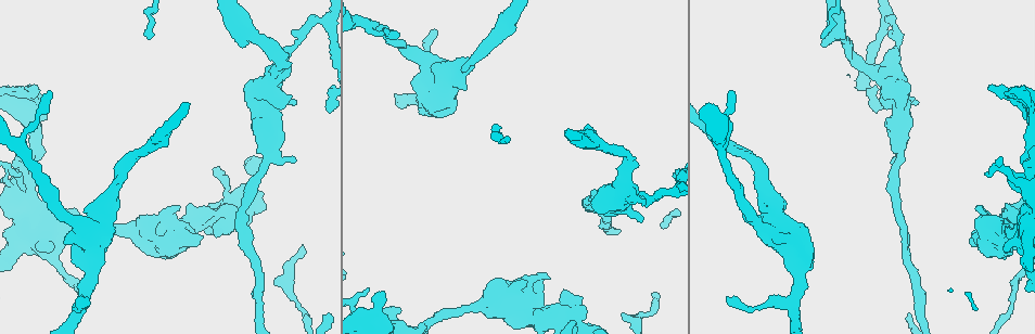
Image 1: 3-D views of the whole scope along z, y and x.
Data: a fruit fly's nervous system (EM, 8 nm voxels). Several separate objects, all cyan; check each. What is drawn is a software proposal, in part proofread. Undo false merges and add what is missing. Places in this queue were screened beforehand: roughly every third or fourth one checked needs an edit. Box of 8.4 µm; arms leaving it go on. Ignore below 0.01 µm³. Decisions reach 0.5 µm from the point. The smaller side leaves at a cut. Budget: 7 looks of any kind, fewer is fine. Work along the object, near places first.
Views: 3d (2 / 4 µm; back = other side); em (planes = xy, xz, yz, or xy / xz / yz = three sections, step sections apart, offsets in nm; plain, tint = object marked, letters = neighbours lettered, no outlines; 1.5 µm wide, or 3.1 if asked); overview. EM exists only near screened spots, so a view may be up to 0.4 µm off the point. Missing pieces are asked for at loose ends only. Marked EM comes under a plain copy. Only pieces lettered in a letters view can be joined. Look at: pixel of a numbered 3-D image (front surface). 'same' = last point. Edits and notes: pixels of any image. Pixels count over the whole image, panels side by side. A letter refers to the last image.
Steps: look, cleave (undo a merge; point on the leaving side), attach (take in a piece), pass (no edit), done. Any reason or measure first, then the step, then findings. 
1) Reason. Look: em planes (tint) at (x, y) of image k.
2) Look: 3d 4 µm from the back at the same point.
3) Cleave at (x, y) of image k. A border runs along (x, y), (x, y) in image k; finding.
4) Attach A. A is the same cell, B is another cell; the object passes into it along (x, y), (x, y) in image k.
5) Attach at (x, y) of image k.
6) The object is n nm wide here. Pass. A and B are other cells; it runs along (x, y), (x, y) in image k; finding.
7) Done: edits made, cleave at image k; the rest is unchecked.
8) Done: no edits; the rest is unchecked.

Branch stops here. Look: em yz step 8 (tint) at (249, 86) of image 1.

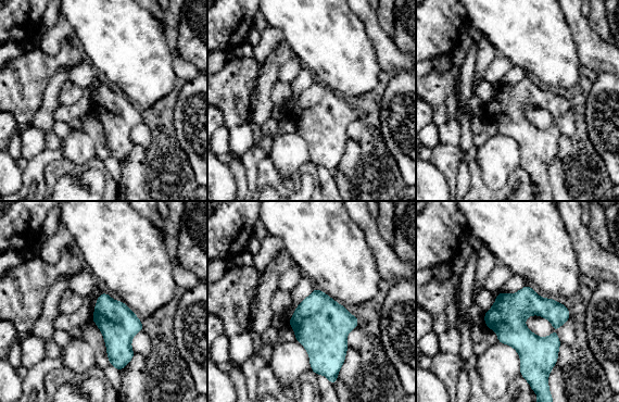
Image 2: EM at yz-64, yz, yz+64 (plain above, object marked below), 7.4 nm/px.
Another direction. Look: em planes (tint) at the same point.

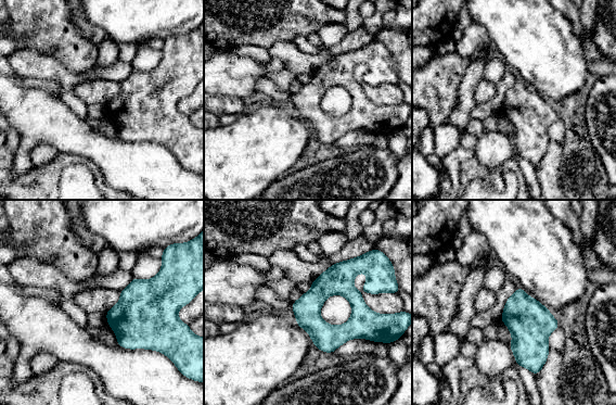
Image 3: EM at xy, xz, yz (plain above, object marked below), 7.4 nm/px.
See the neighbours. Look: em planes (letters) at the same point.

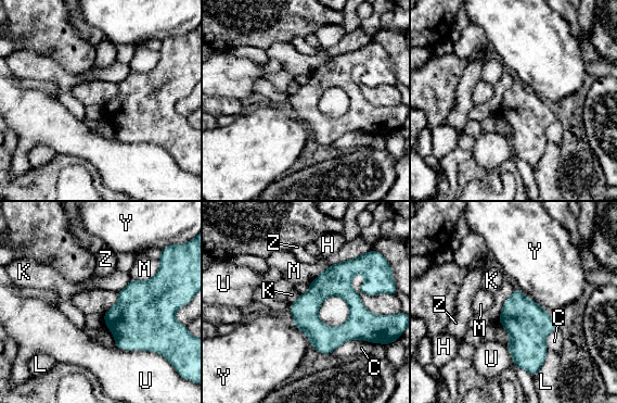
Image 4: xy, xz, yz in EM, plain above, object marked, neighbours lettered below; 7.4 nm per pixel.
The longest contact is with M, 400 nm. Pass. C, H, K, L, M, U, Y and Z are other cells; it runs along (292, 306), (320, 332), (368, 318) in image 4; none of them fits.

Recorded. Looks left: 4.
Side arm on a straight run. Look: 3d 2 µm at (664, 190) of image 1.

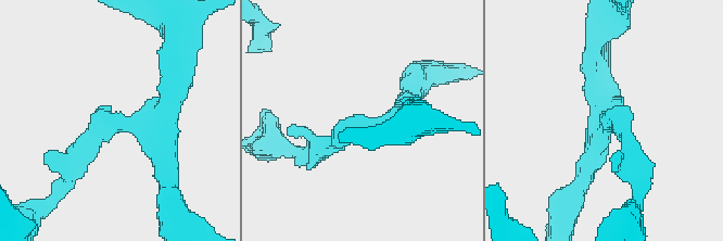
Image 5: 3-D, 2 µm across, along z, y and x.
3 arms meet here. Look: em planes (letters) at (113, 120) of image 5.

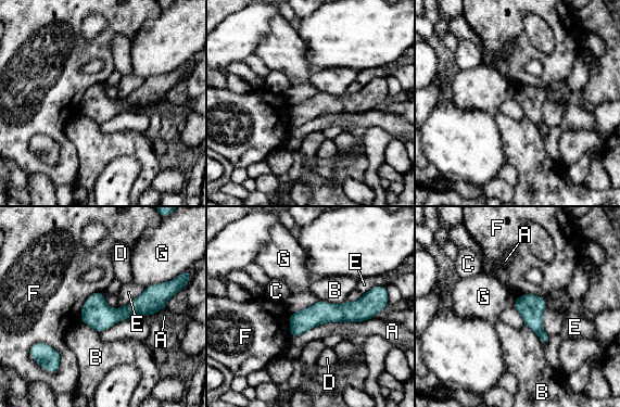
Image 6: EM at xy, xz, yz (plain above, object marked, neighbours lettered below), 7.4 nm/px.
The longest contact is with A, 480 nm. Cleave at (531, 307) of image 6. A, B, C, D, E, F and G are other cells; a second cell is stuck on.

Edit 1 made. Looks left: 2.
Look: overview.

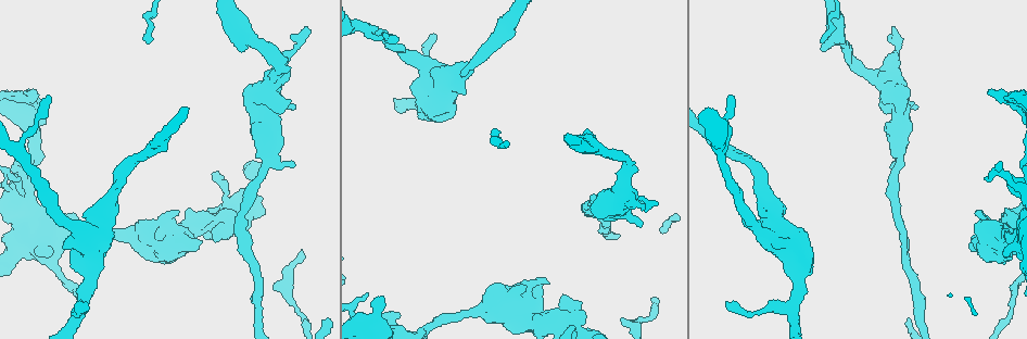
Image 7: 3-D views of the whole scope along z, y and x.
Tapers out. Look: em planes (letters) at (730, 95) of image 7.

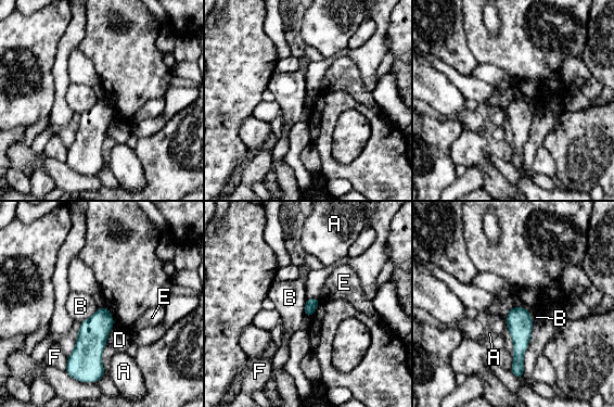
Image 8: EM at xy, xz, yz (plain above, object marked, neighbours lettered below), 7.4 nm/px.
The object is 90 nm wide here. Pass. A, B, D, E and F are other cells; a border runs along (306, 299), (304, 314), (308, 318) in image 8; no lettered piece goes on from it.

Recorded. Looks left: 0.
Done: edits made, cleave at image 6; the rest is unchecked.

